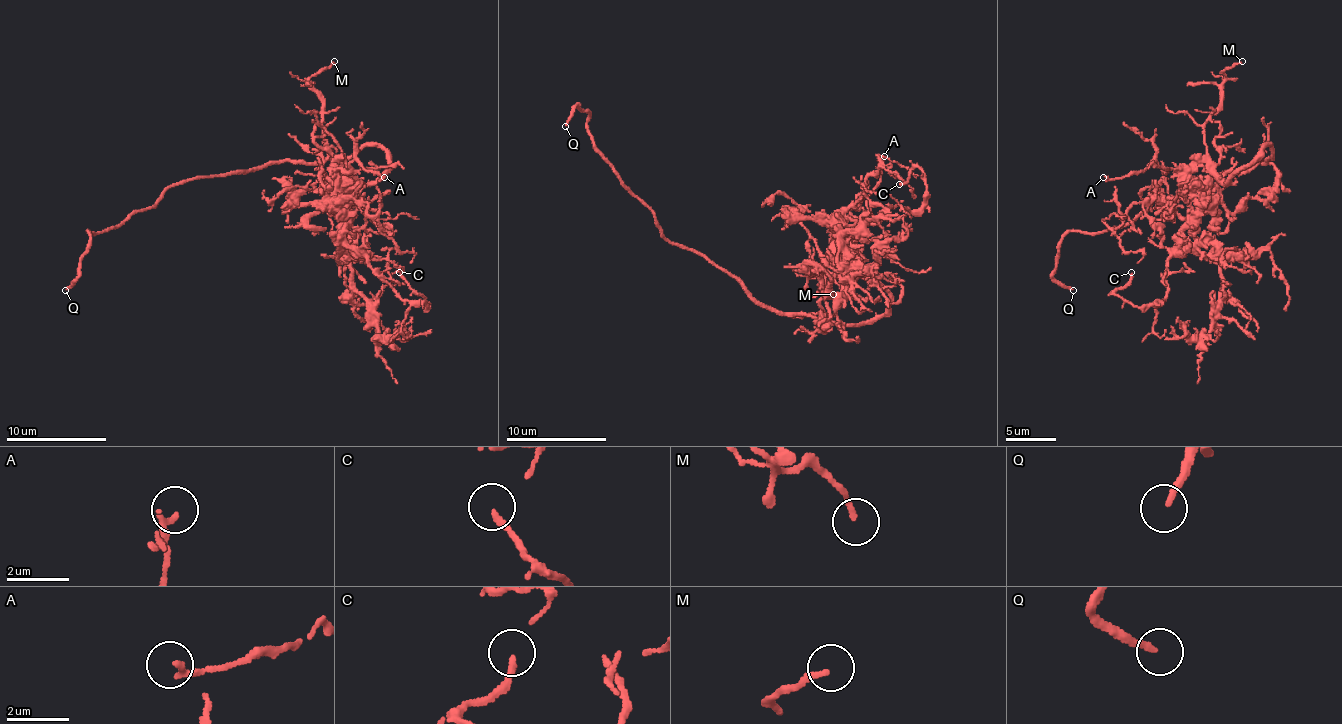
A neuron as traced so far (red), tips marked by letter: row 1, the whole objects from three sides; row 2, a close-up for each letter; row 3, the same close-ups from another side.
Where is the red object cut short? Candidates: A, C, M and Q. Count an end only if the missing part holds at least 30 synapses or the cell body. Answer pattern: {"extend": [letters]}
{"extend": ["Q"]}

